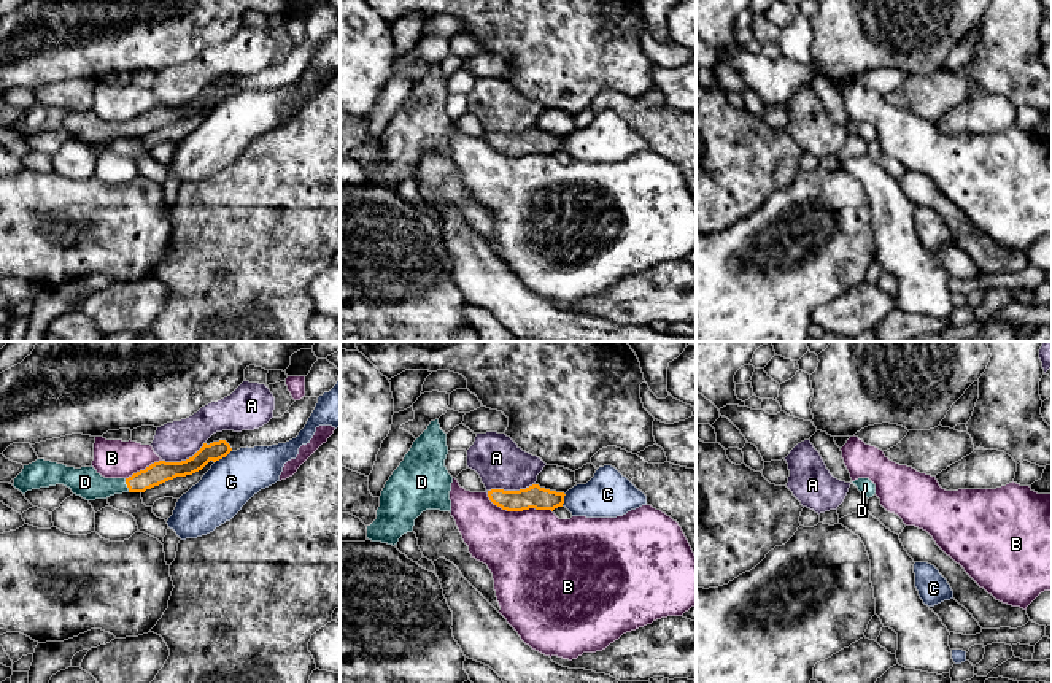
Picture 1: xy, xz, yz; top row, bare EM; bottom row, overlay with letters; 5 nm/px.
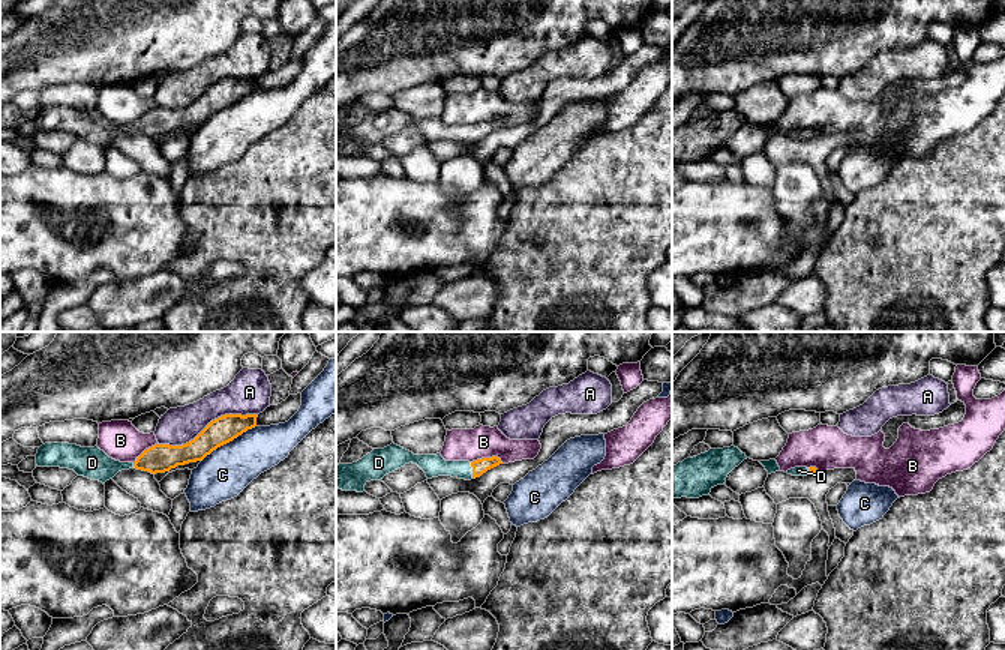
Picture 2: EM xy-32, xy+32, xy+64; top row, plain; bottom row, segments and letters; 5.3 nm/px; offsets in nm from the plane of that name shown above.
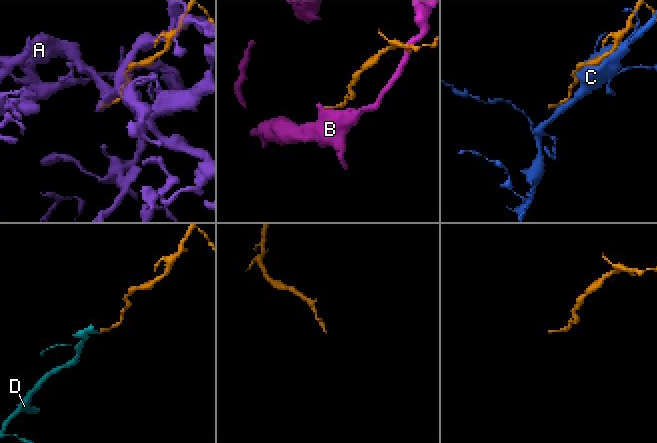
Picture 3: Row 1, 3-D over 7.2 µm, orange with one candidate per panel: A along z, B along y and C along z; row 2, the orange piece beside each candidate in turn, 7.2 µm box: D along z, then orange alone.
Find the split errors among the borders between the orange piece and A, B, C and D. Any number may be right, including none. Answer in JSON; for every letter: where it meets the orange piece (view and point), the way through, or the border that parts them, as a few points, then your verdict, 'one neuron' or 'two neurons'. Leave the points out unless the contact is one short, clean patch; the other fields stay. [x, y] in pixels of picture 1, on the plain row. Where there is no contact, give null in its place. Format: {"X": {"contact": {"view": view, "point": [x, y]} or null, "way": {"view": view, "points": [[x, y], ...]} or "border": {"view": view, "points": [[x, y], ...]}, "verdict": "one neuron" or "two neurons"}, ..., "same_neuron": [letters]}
{"A": {"contact": {"view": "xz", "point": [510, 135]}, "verdict": "two neurons"}, "B": {"contact": {"view": "xz", "point": [518, 154]}, "verdict": "two neurons"}, "C": {"contact": {"view": "xy", "point": [223, 100]}, "verdict": "two neurons"}, "D": {"contact": {"view": "xy", "point": [126, 127]}, "way": {"view": "xy", "points": [[159, 116], [137, 127], [126, 127], [89, 129], [85, 126]]}, "verdict": "one neuron"}, "same_neuron": ["D"]}

